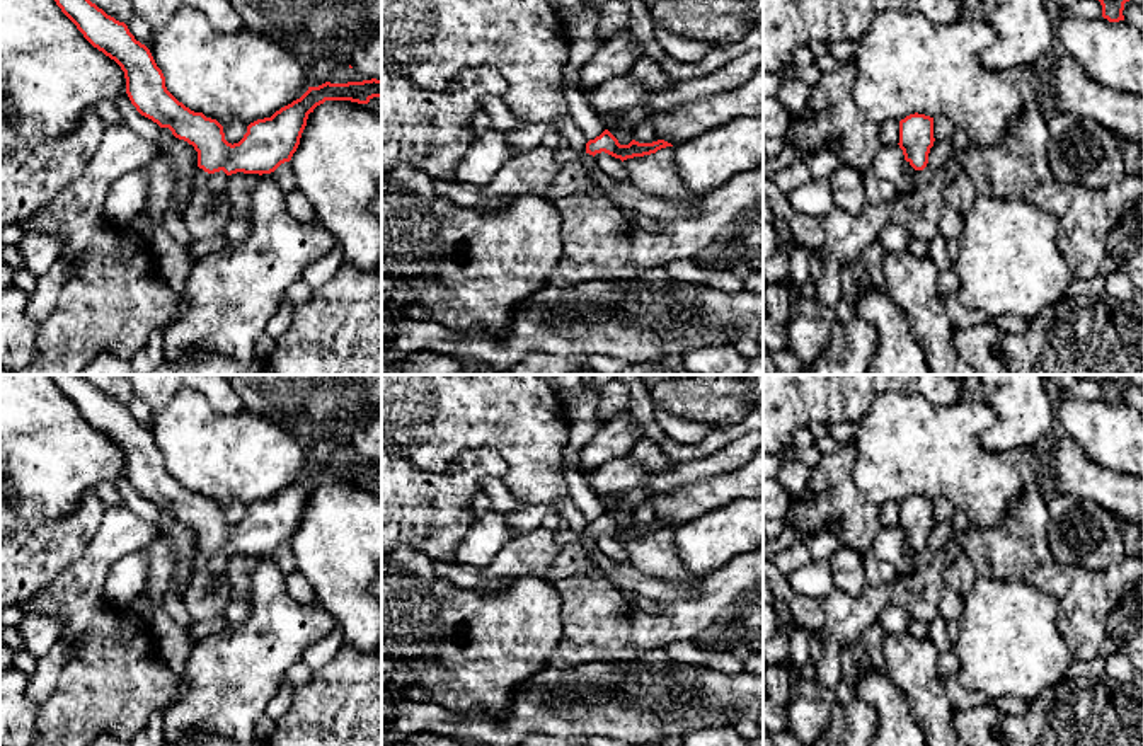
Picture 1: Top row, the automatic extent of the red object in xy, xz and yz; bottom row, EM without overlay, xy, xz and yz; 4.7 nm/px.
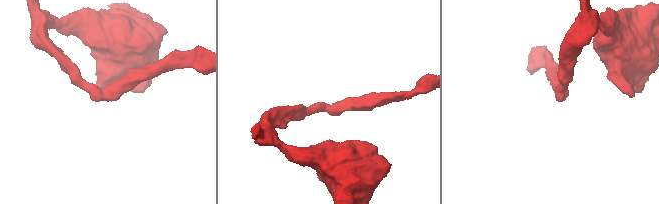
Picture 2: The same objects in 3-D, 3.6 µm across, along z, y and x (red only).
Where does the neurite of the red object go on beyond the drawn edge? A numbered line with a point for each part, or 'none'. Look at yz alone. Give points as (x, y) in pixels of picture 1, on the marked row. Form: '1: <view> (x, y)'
none

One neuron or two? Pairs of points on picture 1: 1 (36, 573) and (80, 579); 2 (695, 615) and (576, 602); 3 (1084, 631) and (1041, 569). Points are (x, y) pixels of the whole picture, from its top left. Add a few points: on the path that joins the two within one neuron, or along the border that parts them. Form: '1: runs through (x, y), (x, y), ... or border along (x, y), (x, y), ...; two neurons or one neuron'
1: border along (87, 545), (45, 588), (28, 598); two neurons
2: runs through (666, 627), (605, 627); one neuron
3: runs through (1082, 615), (1082, 610), (1056, 585); one neuron

